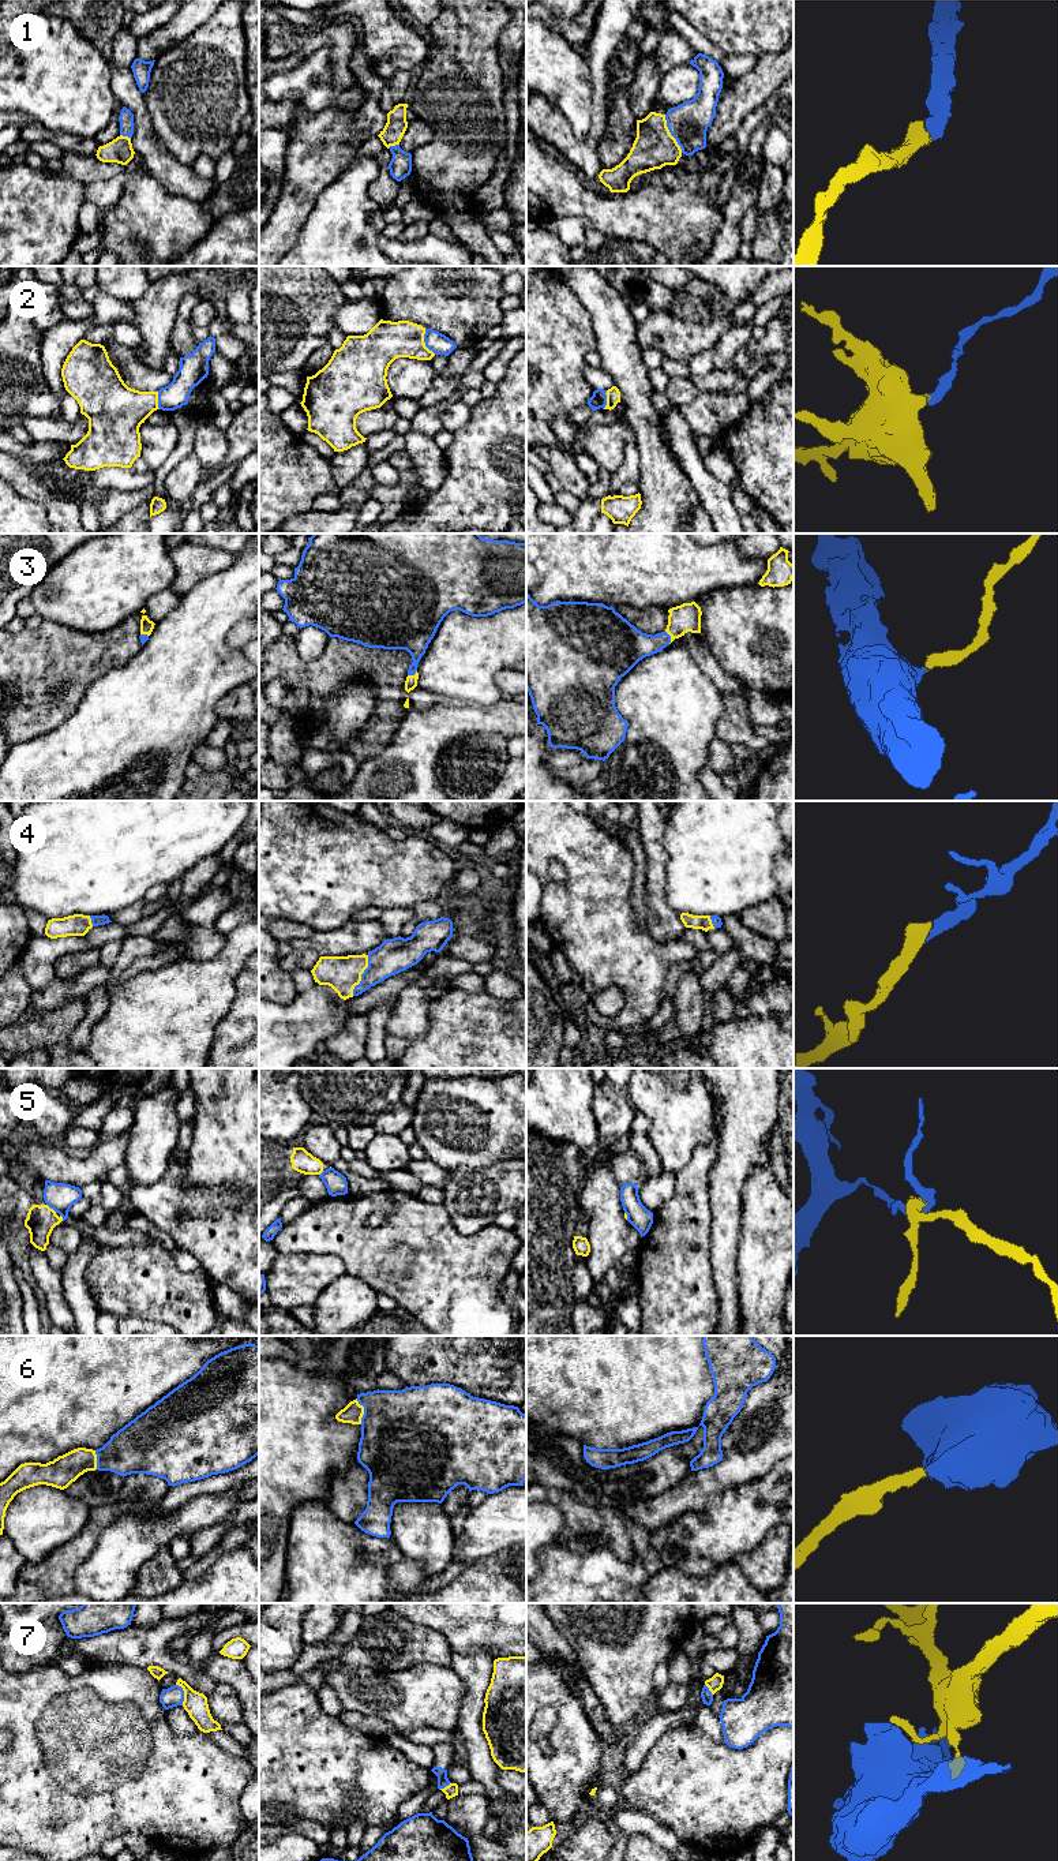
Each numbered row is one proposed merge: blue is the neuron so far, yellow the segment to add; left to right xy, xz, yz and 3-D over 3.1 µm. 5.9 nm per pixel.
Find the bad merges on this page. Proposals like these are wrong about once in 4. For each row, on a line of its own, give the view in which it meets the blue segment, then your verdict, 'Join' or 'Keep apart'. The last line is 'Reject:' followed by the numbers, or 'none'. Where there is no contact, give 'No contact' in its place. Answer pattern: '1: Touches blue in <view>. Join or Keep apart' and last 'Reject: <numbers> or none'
1: Touches blue in yz. Join
2: Touches blue in xz. Keep apart
3: Touches blue in yz. Join
4: Touches blue in xz. Join
5: Touches blue in xy. Keep apart
6: Touches blue in xz. Join
7: Touches blue in xy. Keep apart
Reject: 2, 5, 7

